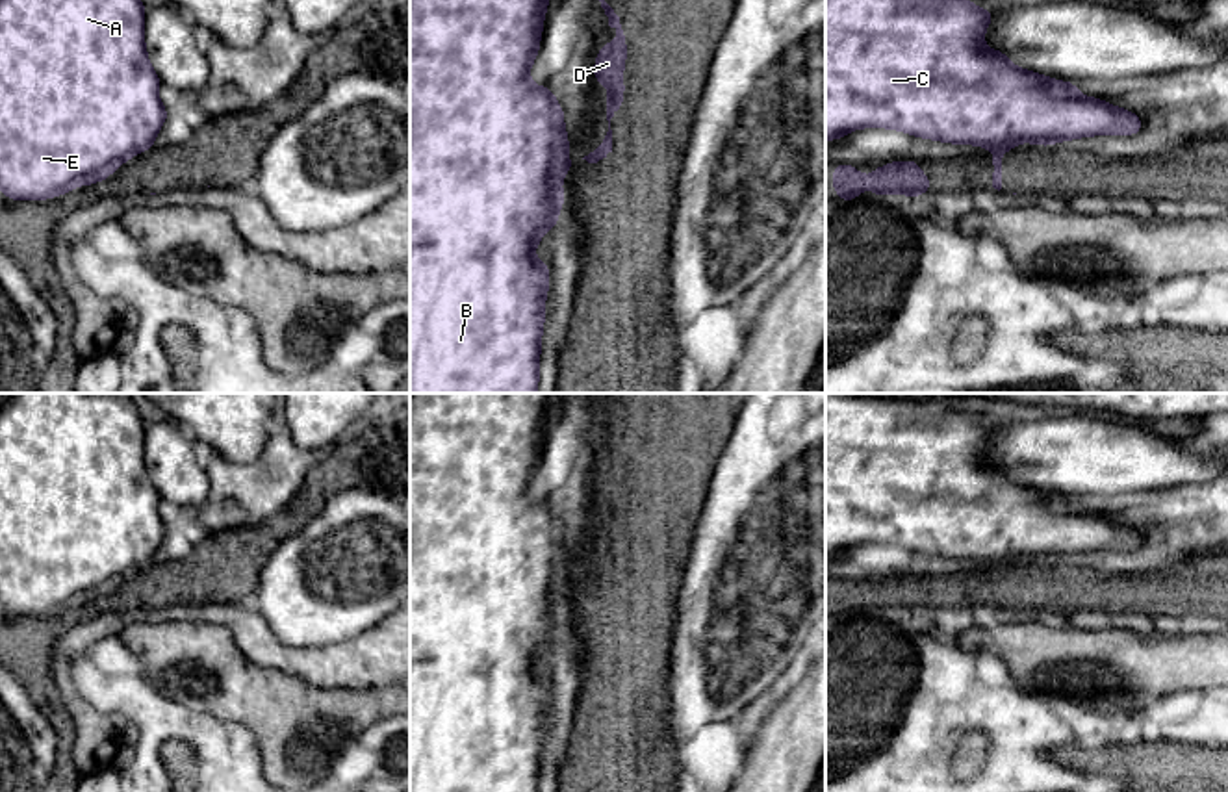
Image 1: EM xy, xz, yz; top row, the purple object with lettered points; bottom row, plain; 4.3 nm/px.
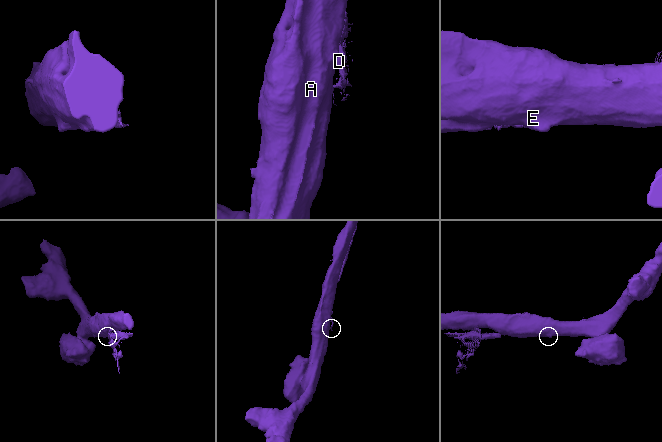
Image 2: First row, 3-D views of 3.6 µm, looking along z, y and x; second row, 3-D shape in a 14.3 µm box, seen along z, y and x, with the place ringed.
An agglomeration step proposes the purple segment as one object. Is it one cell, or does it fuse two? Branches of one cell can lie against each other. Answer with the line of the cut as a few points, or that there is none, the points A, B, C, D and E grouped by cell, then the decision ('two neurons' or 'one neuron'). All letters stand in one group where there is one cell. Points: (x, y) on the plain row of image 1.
cut yz (1002, 564), (997, 568); groups A B C E / D; two neurons

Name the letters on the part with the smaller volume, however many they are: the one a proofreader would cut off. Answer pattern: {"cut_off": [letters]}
{"cut_off": ["D"]}

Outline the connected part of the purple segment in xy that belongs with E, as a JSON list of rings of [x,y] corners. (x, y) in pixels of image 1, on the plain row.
[[[0,393],[0,607],[9,616],[46,616],[109,594],[132,571],[152,564],[165,534],[171,530],[160,517],[160,492],[145,464],[145,428],[141,414],[119,393]]]

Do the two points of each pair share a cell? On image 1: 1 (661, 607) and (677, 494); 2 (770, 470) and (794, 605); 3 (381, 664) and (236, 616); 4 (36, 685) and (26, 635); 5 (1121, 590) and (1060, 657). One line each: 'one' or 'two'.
1: one
2: one
3: one
4: one
5: two

